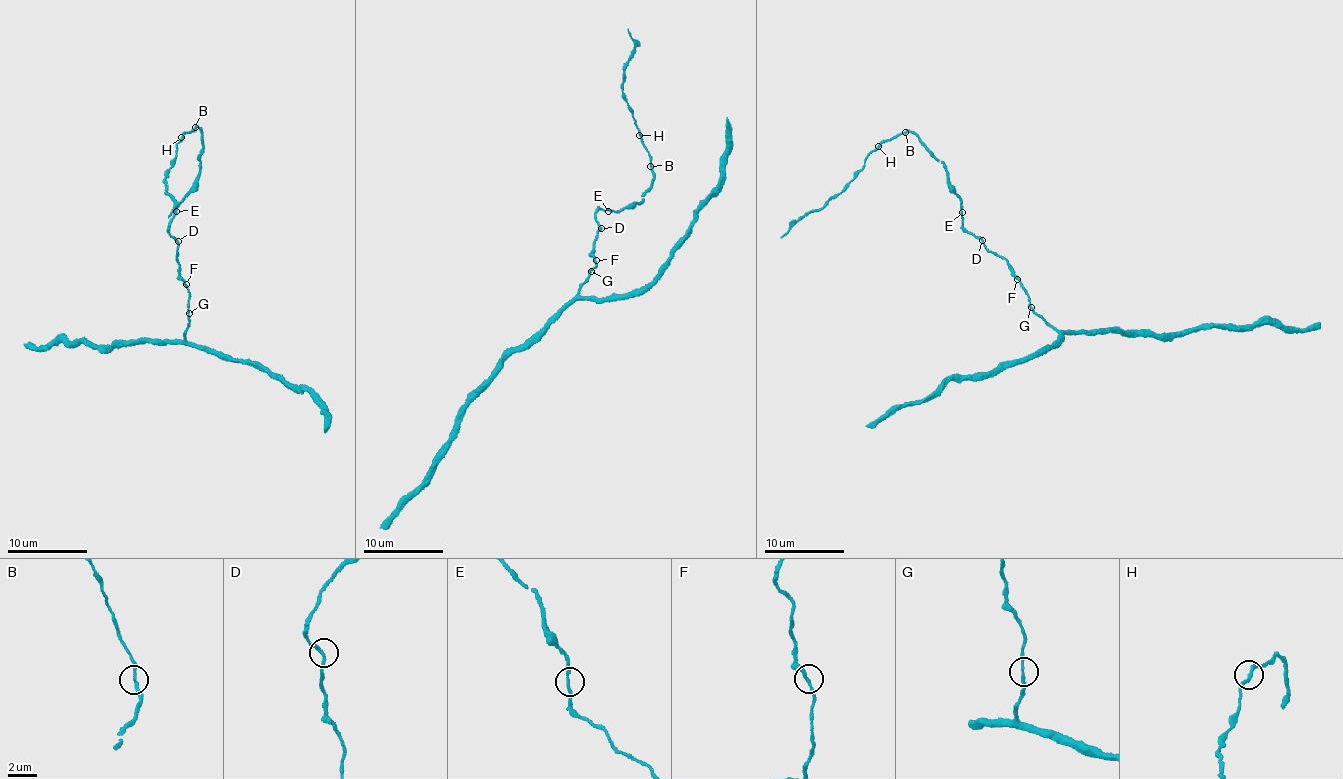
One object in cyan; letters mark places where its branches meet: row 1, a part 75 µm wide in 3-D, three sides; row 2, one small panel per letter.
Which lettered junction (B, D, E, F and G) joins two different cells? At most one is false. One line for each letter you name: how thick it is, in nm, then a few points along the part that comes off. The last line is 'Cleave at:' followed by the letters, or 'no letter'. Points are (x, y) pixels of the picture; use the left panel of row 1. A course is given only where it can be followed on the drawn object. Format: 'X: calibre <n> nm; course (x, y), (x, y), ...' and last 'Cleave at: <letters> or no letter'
Cleave at: no letter

